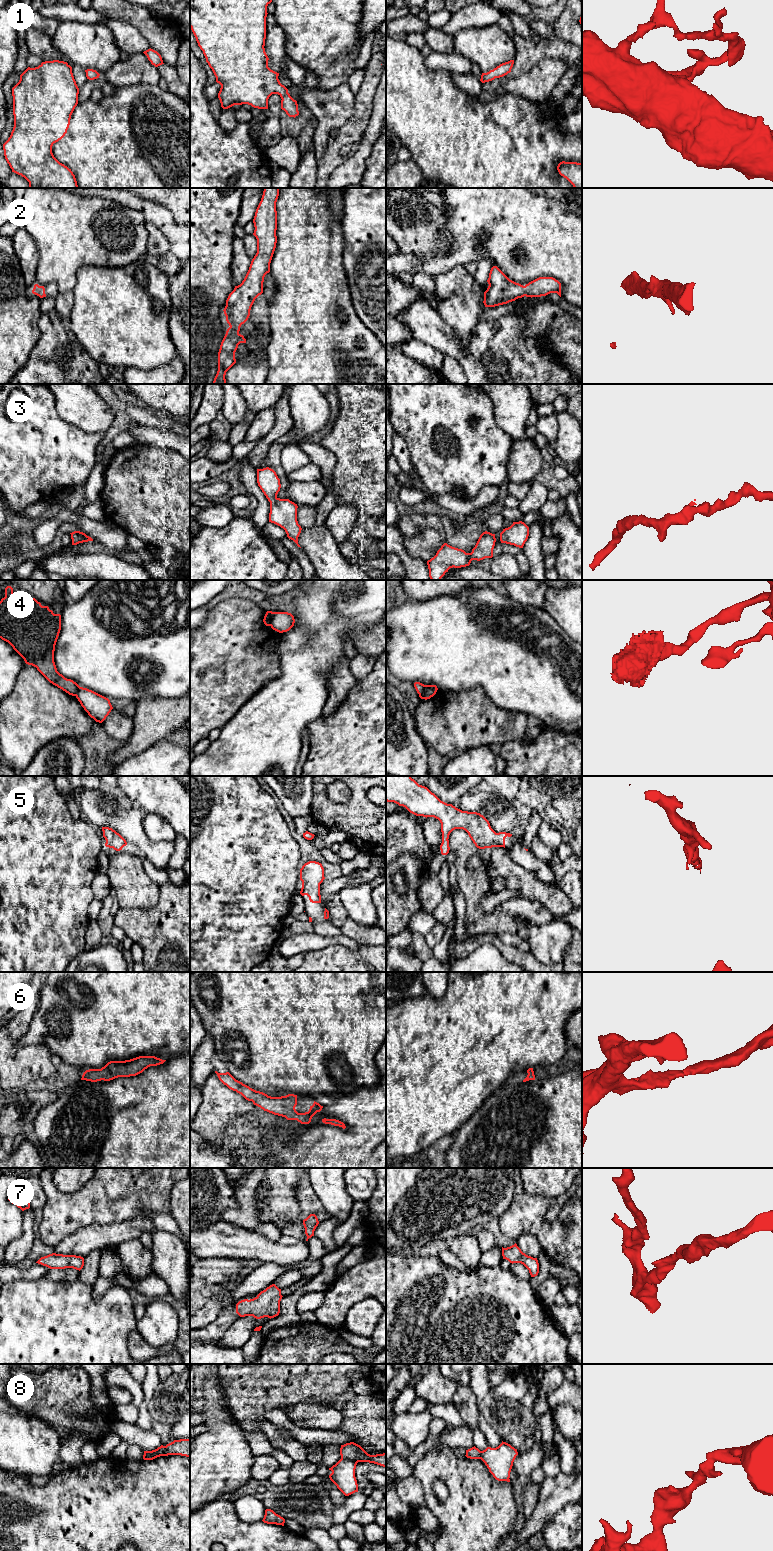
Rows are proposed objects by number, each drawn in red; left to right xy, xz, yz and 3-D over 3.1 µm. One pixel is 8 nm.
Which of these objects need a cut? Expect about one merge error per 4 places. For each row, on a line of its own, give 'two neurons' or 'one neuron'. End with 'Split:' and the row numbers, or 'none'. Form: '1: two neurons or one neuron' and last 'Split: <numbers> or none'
1: one neuron
2: one neuron
3: one neuron
4: two neurons
5: one neuron
6: one neuron
7: one neuron
8: two neurons
Split: 4, 8

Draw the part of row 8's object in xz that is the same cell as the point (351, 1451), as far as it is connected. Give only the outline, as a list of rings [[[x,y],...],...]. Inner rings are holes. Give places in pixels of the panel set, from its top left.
[[[350,1442],[341,1445],[341,1458],[355,1462],[369,1462],[386,1467],[386,1453],[370,1455],[360,1445]]]

